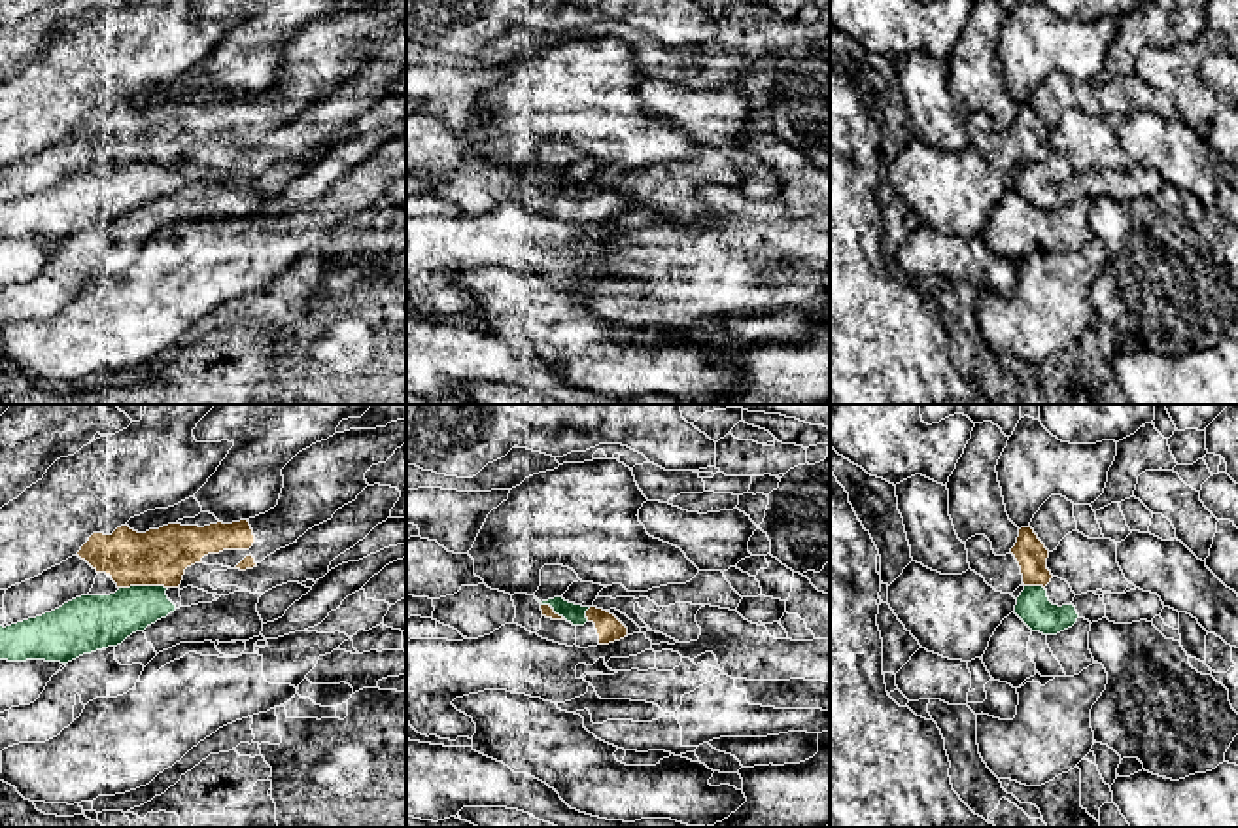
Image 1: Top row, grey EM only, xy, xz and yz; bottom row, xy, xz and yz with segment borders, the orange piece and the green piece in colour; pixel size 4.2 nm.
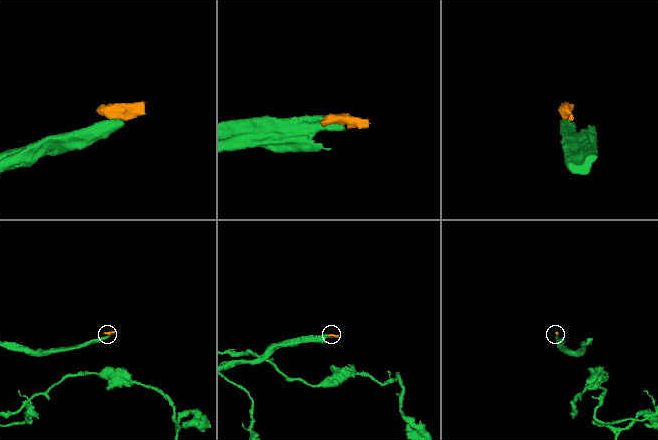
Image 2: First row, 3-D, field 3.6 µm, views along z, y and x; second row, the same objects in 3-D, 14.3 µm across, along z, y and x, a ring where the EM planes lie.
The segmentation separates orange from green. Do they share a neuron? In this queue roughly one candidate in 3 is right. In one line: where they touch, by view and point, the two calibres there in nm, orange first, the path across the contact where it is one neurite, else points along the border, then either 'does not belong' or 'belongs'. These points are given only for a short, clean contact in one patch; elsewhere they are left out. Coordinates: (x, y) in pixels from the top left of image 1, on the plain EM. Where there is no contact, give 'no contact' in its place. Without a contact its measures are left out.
xy (142, 161) | 240/220 nm | does not belong

